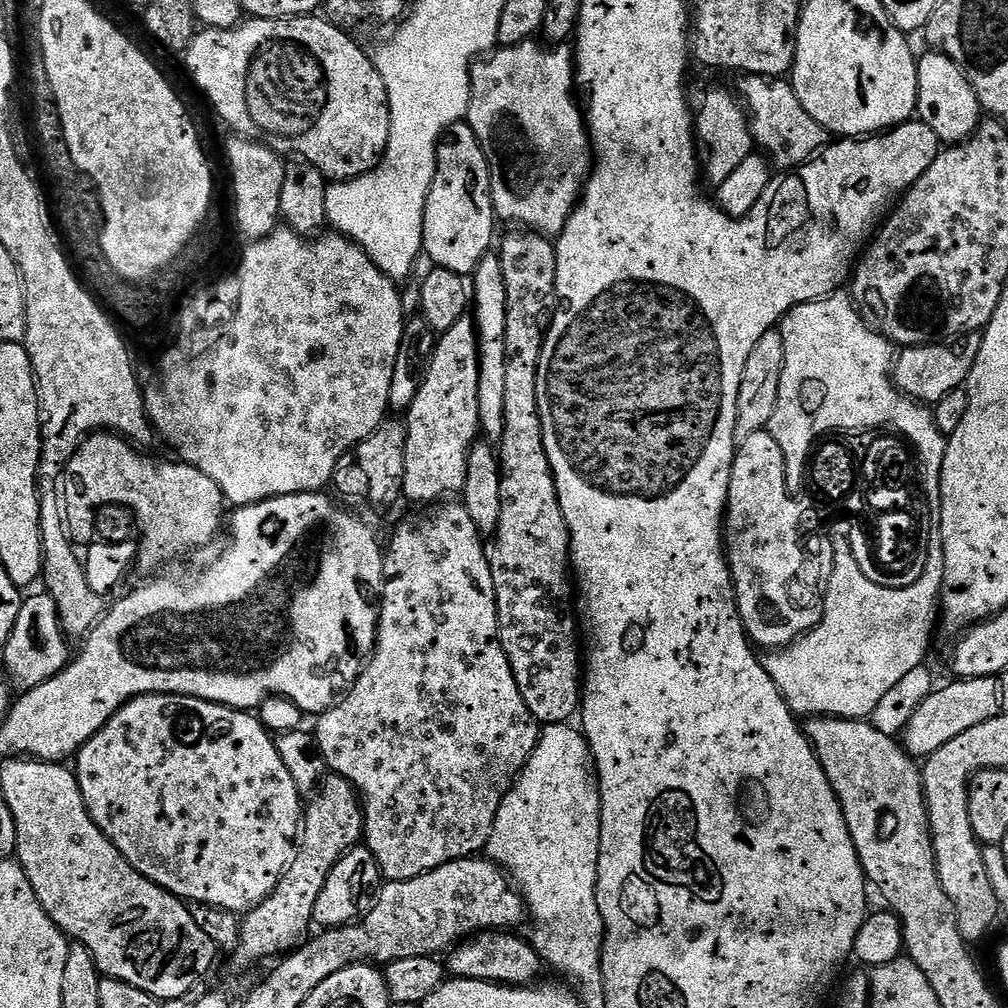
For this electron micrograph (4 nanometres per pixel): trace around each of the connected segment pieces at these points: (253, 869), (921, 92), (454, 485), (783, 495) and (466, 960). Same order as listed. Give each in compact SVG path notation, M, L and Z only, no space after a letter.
M136 696L110 717L106 726L102 726L102 730L98 730L98 734L94 734L90 742L80 747L74 757L74 771L76 785L82 790L82 798L90 818L102 829L106 838L110 838L110 842L118 846L126 862L130 862L130 866L134 866L138 874L150 878L150 882L165 888L185 902L247 914L276 890L288 867L296 861L298 841L302 835L302 793L294 778L290 778L290 770L286 770L282 754L278 754L273 733L265 728L259 715L251 711L211 704L208 700L199 700L193 696Z
M928 50L925 56L919 57L918 98L916 99L916 116L919 123L930 126L938 134L941 145L951 146L967 140L982 119L982 109L976 91L970 86L964 69L939 50Z
M471 315L463 316L458 322L454 322L454 326L450 326L450 330L439 333L436 341L436 349L432 352L432 359L428 361L424 370L424 380L420 384L418 394L414 398L414 402L408 407L406 413L406 423L408 425L408 437L406 438L406 474L404 475L403 499L406 501L413 500L416 504L432 504L443 501L445 498L452 498L455 494L463 493L464 483L466 482L466 462L468 455L472 449L472 445L477 443L478 437L481 435L480 419L478 418L478 370L480 369L480 341L476 338L476 325Z
M768 430L743 437L730 474L723 533L740 617L749 641L760 650L787 648L796 641L800 628L812 624L812 616L796 612L788 604L788 592L784 592L788 576L800 564L800 544L796 544L800 532L796 528L800 528L800 508L796 508L796 498L788 486L782 446Z
M493 930L478 932L468 937L447 953L447 971L461 980L481 980L491 984L511 984L513 986L535 985L541 979L540 955L533 950L531 943L525 937L523 940L522 937L515 936L516 934L512 930Z

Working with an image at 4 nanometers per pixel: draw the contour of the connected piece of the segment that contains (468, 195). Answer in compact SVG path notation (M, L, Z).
M451 124L436 148L436 173L424 211L423 255L429 256L437 268L471 277L482 258L489 255L496 224L498 217L492 205L492 175L486 154L469 124Z

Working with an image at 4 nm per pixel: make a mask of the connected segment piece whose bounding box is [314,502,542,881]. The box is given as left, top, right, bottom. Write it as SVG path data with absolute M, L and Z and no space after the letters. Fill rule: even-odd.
M444 502L436 510L433 516L408 516L393 530L392 541L387 541L384 557L384 595L380 598L376 648L352 689L335 708L319 713L317 720L320 721L317 722L316 728L314 727L316 746L327 771L346 778L346 782L353 784L357 794L360 795L360 803L364 809L363 843L370 850L370 854L374 854L381 877L385 881L418 878L443 864L466 860L483 853L487 849L488 839L494 830L494 822L498 818L498 806L502 806L506 794L516 785L516 780L526 766L530 754L534 754L542 731L542 725L536 721L534 714L530 714L526 702L522 702L514 670L506 658L500 641L494 574L478 526L474 526L474 521L470 519L470 514L463 503Z

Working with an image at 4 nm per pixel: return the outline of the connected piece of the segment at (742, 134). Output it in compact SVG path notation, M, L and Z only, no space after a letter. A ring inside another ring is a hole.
M712 88L704 96L704 105L694 116L694 131L698 141L698 152L702 157L702 172L712 186L719 186L734 174L734 169L746 157L753 155L754 141L750 117L741 97L728 88Z

